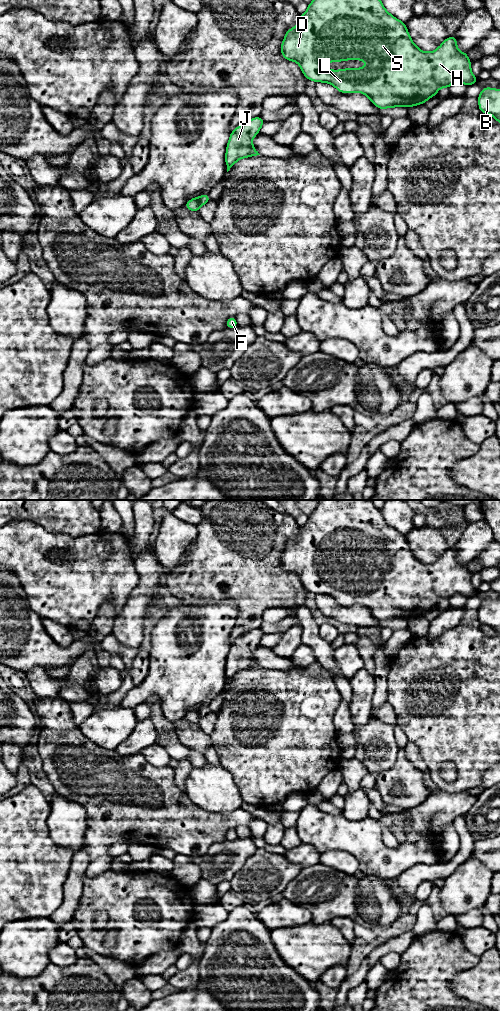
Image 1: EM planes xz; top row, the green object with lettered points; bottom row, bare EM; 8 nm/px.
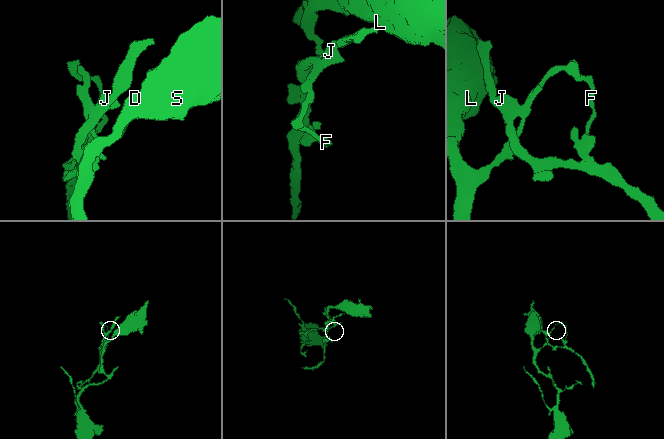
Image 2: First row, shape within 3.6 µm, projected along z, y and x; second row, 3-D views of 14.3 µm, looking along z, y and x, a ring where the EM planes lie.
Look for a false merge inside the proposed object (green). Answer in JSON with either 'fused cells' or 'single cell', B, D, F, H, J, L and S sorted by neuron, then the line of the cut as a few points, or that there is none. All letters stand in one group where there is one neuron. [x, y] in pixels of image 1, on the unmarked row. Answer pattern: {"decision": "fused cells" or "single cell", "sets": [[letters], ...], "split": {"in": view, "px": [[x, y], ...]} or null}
{"decision": "fused cells", "sets": [["B", "D", "H", "L", "S"], ["F", "J"]], "split": {"in": "xz", "px": [[197, 709], [200, 718]]}}

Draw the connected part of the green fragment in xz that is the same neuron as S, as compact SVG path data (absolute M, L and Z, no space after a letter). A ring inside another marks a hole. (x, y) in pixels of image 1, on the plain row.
M320 500L315 511L309 515L308 521L304 526L300 527L299 535L291 541L288 541L285 550L281 555L281 567L290 573L294 573L300 577L301 583L307 592L316 594L324 594L332 596L337 603L341 605L360 604L366 607L371 614L379 621L392 619L412 619L424 616L428 611L437 607L440 600L449 600L455 594L462 594L466 599L475 596L479 591L471 584L471 577L467 564L463 565L458 562L457 552L455 548L448 549L443 555L432 564L424 564L420 562L412 553L404 534L392 528L383 518L380 509L376 508L372 500ZM343 572L365 572L365 580L345 580L343 582L328 582L325 576L328 574L341 574Z

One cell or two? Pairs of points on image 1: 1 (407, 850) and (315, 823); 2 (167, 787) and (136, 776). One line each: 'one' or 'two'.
1: one
2: one

